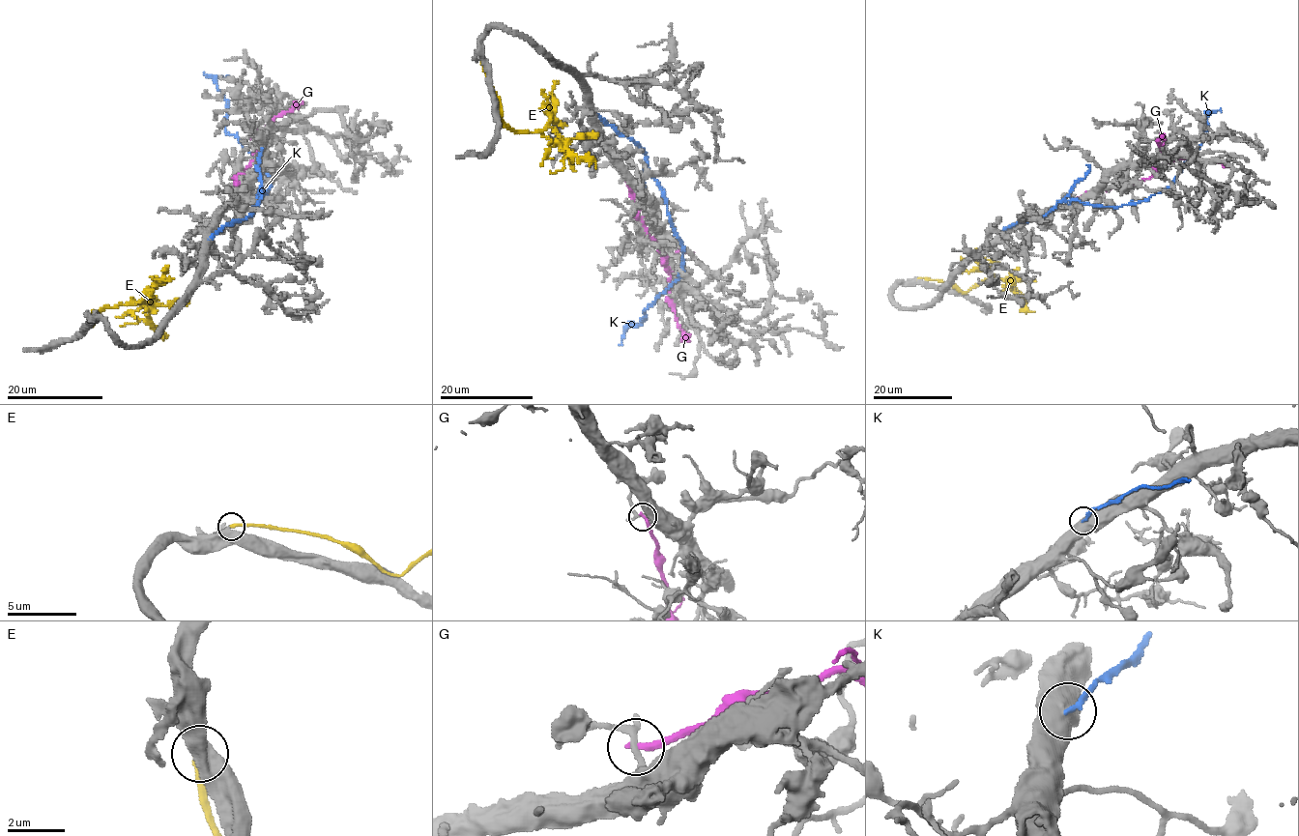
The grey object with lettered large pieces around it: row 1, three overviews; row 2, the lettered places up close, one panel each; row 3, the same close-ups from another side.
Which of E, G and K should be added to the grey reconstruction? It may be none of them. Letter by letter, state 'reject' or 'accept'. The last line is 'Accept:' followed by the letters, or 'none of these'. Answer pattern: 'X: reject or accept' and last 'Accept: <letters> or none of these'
E: accept
G: reject
K: reject
Accept: E

